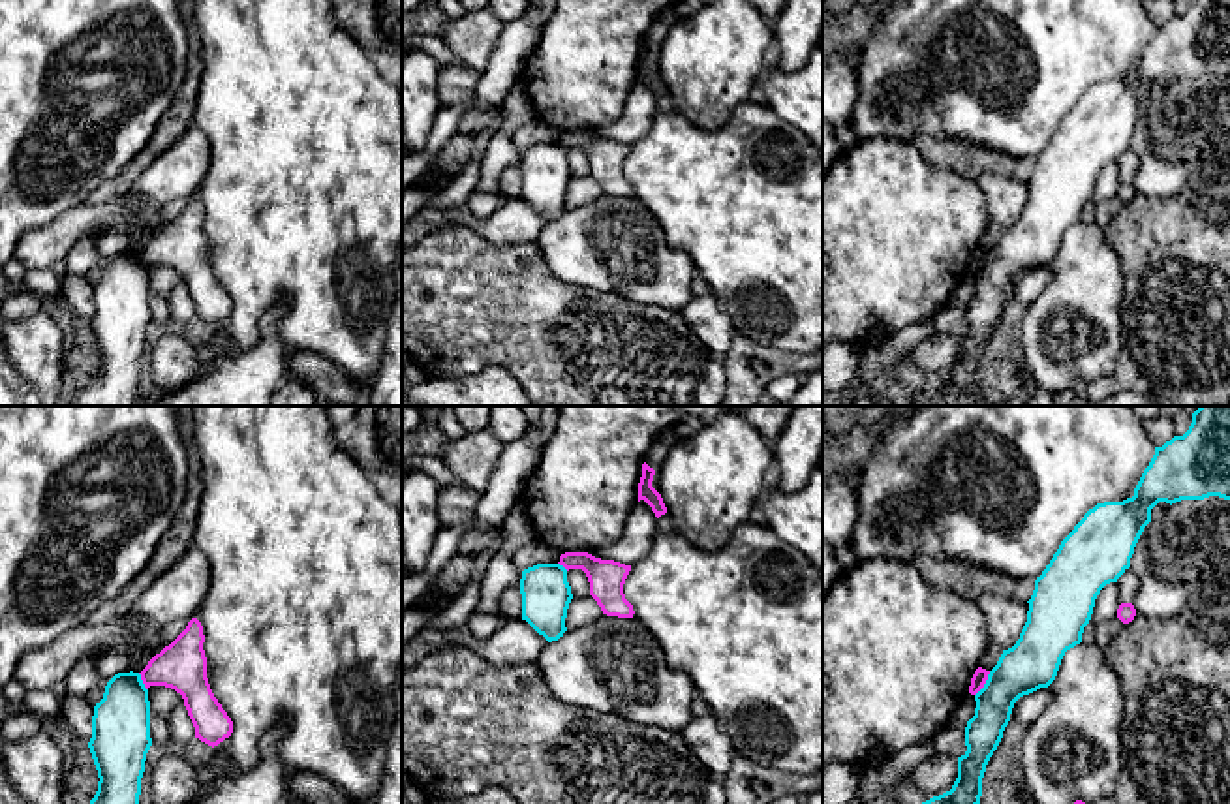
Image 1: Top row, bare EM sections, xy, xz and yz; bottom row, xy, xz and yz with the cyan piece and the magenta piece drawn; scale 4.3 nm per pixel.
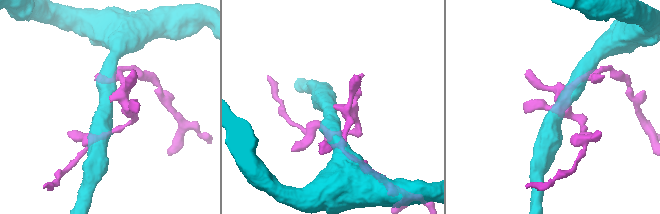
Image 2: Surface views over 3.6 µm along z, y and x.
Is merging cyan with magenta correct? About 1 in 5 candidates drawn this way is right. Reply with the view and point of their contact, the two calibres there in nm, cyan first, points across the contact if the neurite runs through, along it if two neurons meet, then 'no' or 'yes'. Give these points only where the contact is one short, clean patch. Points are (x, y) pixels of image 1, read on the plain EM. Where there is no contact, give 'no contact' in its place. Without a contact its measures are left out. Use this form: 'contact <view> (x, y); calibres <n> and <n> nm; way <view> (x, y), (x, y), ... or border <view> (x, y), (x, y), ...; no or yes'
contact yz (984, 263); calibres 220 and 70 nm; border yz (990, 250), (984, 265), (975, 275); no

